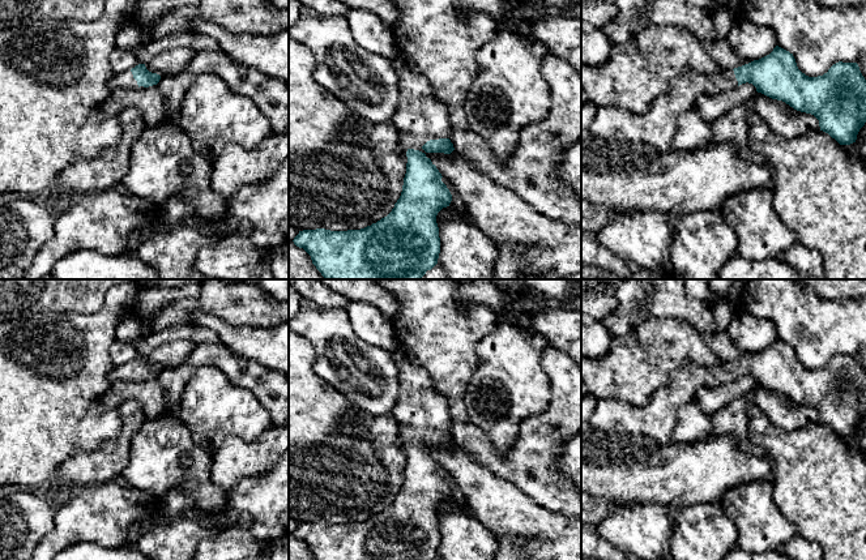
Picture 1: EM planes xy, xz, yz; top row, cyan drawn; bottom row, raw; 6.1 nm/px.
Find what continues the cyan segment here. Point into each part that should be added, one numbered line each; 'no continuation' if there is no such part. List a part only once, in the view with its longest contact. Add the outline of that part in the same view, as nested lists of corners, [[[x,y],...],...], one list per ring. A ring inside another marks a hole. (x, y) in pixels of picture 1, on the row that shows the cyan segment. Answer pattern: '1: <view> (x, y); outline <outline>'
1: xz (421, 116); outline [[[402,52],[392,61],[392,67],[400,82],[400,107],[392,121],[400,132],[402,145],[406,149],[419,150],[430,140],[449,138],[452,125],[448,120],[448,110],[435,98],[428,80]]]

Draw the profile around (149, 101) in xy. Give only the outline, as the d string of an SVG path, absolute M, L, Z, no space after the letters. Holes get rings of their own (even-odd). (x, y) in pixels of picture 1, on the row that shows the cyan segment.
M157 85L149 87L112 90L111 95L102 103L102 117L108 120L121 111L135 107L141 111L148 127L161 124L167 114L165 97Z

